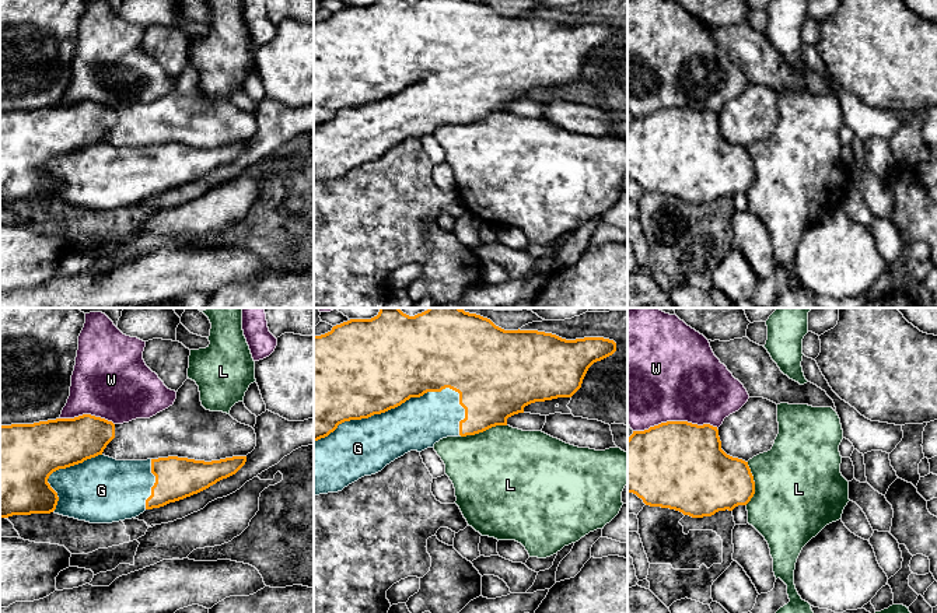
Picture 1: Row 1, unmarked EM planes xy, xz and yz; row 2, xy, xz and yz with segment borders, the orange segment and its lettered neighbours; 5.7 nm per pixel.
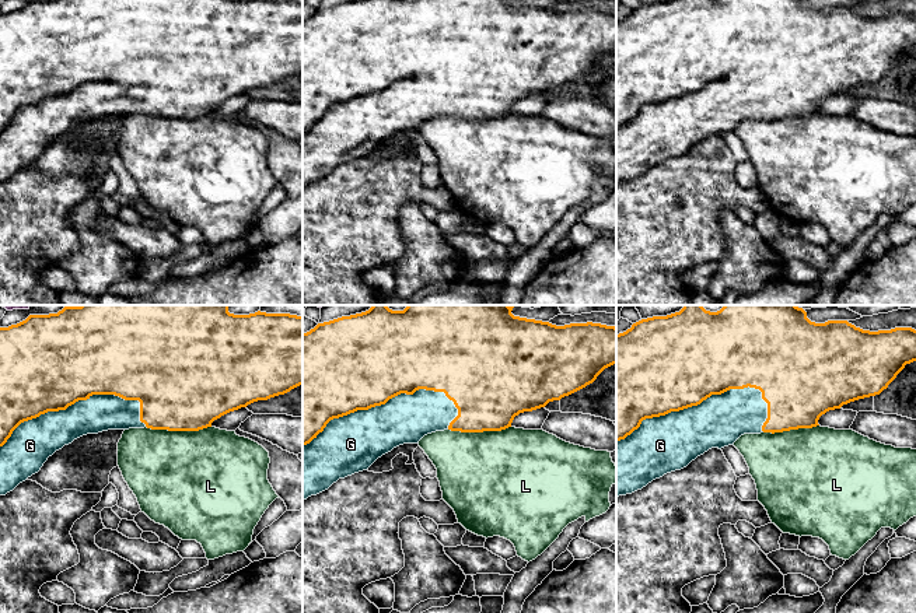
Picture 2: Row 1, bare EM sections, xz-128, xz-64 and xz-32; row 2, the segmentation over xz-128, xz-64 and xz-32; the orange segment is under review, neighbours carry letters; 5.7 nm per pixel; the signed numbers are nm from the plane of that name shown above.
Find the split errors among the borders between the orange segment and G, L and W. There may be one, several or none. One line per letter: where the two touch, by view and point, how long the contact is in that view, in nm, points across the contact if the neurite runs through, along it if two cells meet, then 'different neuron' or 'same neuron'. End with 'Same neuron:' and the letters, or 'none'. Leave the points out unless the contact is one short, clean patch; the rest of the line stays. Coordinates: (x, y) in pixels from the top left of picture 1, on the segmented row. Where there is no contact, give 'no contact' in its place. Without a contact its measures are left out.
G: contact xz (394, 407); length 900 nm; same neuron
L: contact xz (482, 431); length 280 nm; border xz (506, 424), (460, 435); different neuron
W: contact yz (675, 421); length 480 nm; different neuron
Same neuron: G

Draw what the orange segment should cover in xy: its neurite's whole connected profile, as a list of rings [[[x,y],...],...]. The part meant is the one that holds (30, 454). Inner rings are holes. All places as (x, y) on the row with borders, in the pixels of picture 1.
[[[91,414],[34,424],[0,425],[0,518],[55,512],[90,523],[112,523],[132,519],[146,509],[160,508],[197,494],[235,474],[247,462],[247,456],[232,456],[211,462],[178,456],[116,460],[102,453],[113,438],[115,424]]]

